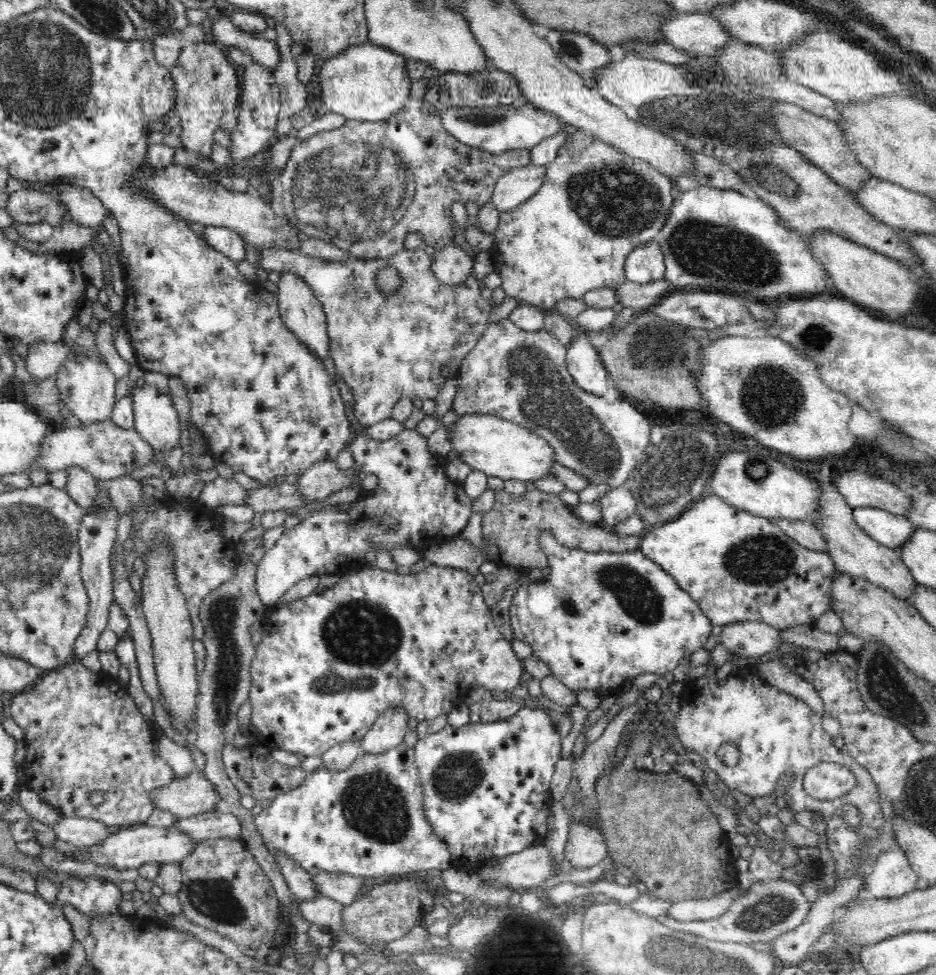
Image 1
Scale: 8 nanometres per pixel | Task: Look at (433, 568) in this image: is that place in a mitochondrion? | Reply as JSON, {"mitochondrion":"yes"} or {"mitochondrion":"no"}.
{"mitochondrion":"no"}

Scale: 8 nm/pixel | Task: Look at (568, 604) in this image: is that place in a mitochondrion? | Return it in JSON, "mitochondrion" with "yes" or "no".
{"mitochondrion":"yes"}

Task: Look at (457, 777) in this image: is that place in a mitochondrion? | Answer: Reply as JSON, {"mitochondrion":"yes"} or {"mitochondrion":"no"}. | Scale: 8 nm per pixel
{"mitochondrion":"yes"}

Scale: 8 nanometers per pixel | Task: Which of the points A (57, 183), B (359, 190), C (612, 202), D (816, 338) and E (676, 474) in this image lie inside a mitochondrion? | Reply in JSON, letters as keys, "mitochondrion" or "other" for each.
{"A":"other","B":"mitochondrion","C":"mitochondrion","D":"mitochondrion","E":"mitochondrion"}

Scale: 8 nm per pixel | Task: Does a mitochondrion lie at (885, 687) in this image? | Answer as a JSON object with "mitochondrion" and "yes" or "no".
{"mitochondrion":"yes"}

